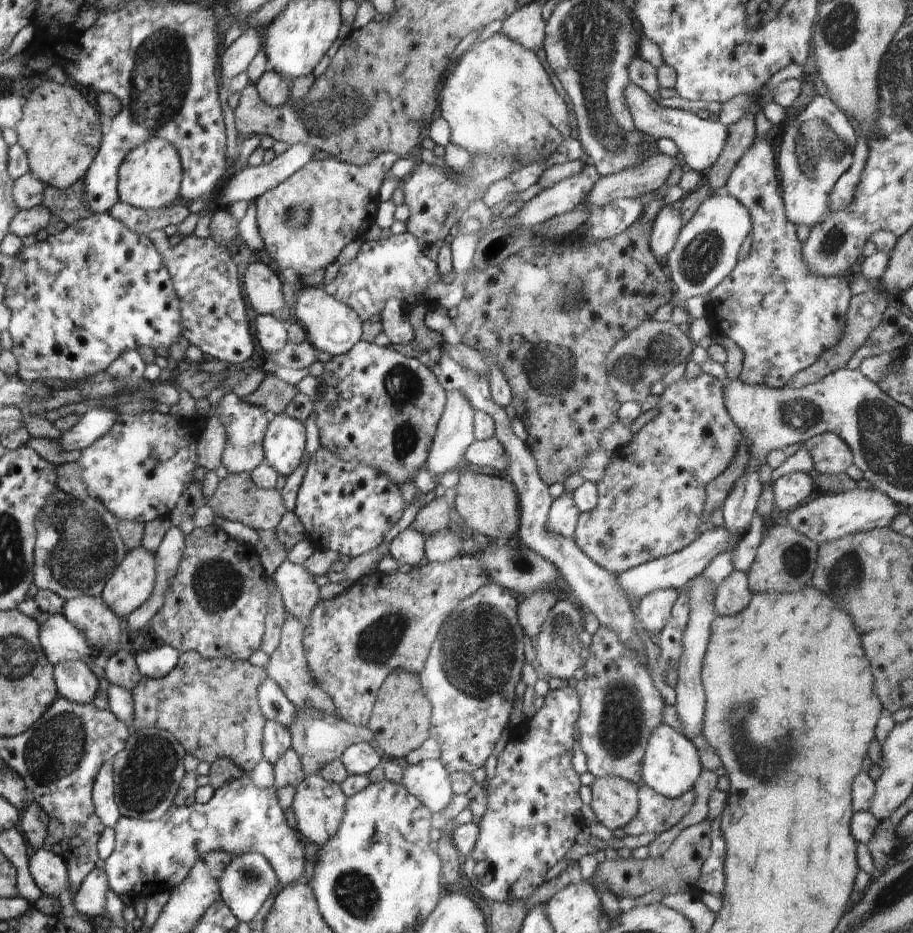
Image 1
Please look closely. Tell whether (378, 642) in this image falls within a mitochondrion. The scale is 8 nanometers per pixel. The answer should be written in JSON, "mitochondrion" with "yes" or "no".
{"mitochondrion":"yes"}

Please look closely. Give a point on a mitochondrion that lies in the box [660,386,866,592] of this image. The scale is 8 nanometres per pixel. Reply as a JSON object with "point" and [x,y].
{"point":[798,414]}

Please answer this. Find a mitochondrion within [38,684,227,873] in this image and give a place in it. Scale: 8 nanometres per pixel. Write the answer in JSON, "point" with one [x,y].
{"point":[146,779]}

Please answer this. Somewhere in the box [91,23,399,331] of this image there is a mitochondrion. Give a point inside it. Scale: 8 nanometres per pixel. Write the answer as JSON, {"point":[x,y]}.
{"point":[164,71]}

